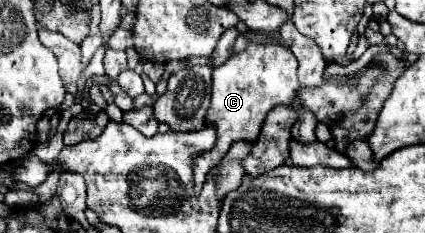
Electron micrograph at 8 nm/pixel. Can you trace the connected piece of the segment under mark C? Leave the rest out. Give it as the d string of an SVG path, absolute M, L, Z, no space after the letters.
M249 43L245 51L235 53L225 65L215 67L205 125L215 125L217 143L209 153L201 153L201 157L193 161L195 189L203 189L205 177L223 159L233 141L255 141L265 115L277 105L289 105L297 89L297 59L283 45Z

